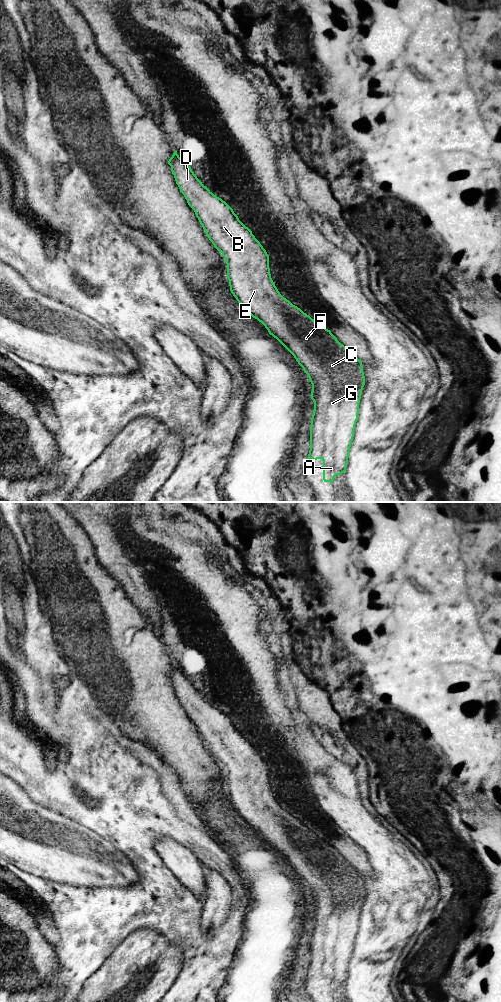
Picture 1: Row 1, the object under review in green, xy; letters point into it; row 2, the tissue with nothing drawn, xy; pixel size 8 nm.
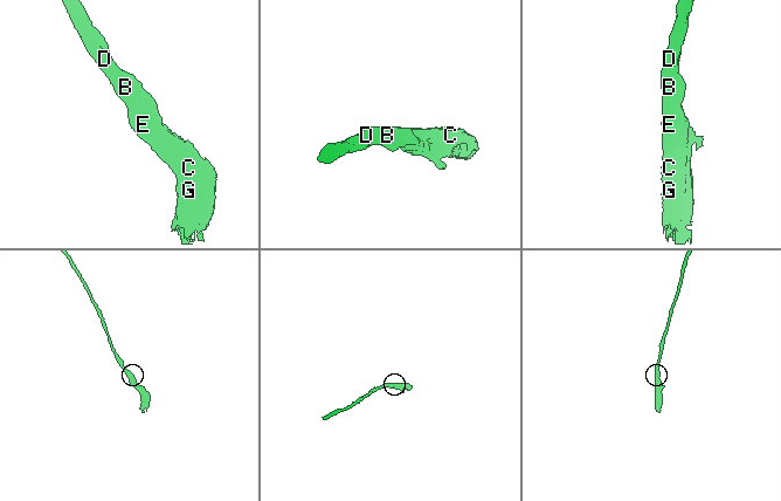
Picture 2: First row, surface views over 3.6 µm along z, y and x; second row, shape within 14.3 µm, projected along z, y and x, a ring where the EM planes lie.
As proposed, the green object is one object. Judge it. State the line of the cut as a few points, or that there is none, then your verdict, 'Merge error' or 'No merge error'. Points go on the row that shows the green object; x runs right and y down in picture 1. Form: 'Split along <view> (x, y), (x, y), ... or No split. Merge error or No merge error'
No split. No merge error

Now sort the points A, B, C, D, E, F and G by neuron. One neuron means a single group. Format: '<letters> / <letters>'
A B C D E F G

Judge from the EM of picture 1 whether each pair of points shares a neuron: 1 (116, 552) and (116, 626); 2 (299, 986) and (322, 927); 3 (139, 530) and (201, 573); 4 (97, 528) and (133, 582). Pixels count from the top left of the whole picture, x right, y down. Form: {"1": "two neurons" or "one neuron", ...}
{"1": "two neurons", "2": "two neurons", "3": "one neuron", "4": "one neuron"}

